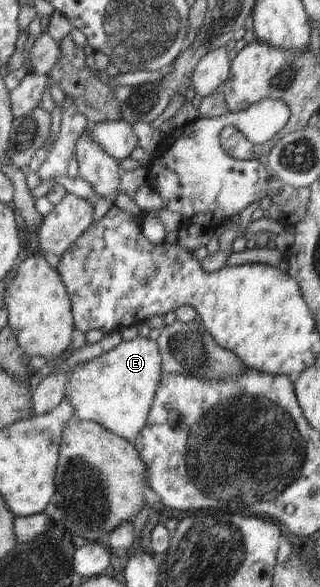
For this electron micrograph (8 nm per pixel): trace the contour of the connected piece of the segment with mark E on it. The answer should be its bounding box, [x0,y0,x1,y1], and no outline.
[65,336,161,441]

